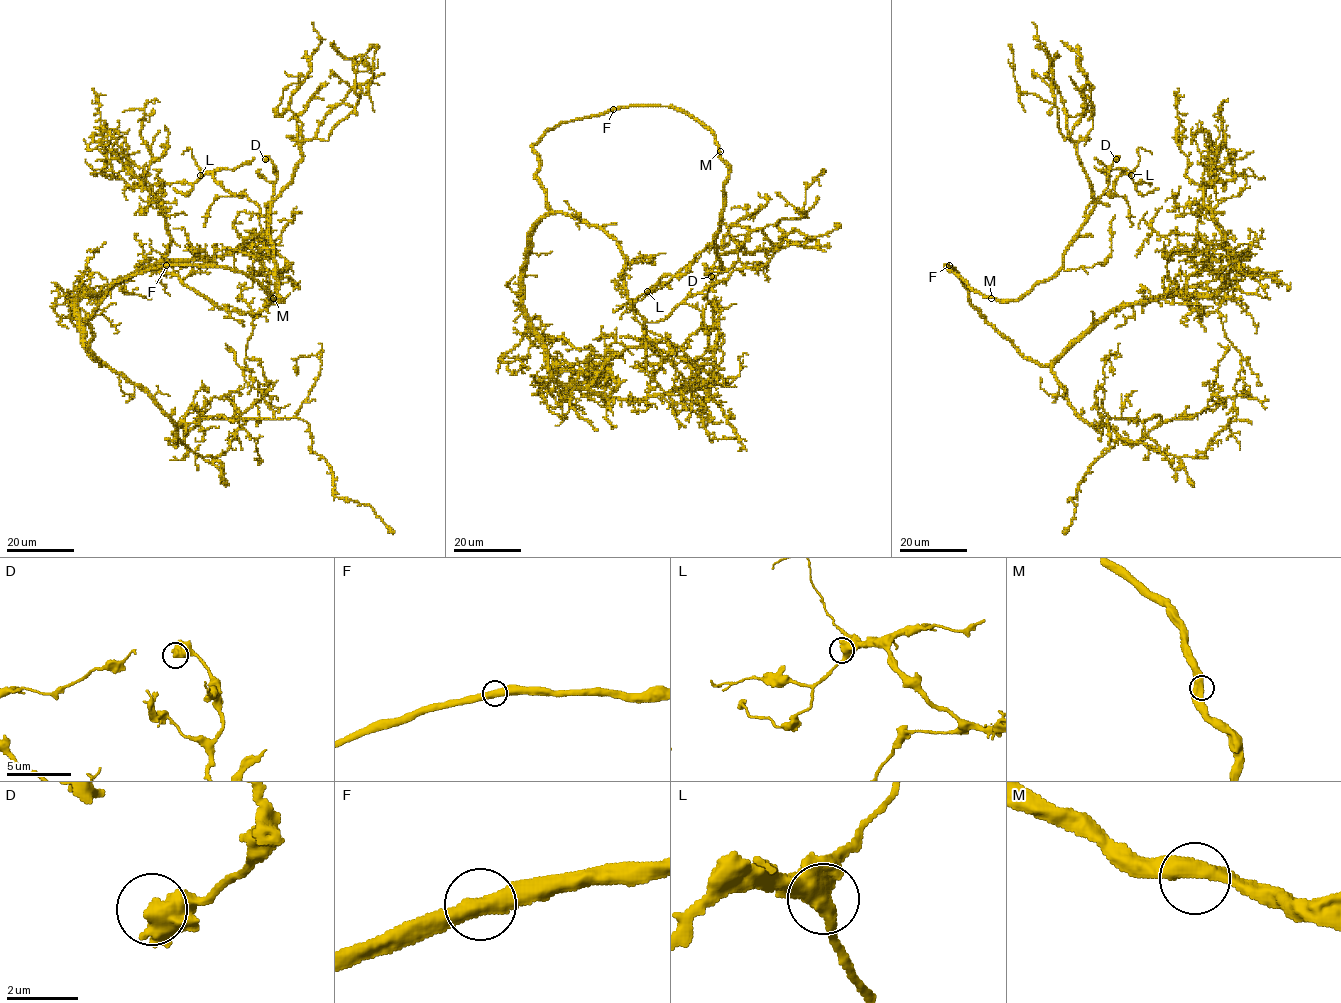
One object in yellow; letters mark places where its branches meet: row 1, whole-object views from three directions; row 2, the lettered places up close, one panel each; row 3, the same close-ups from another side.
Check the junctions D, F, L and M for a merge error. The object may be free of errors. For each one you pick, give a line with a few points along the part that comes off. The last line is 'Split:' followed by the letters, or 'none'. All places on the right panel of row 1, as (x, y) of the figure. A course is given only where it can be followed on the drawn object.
Split: none

